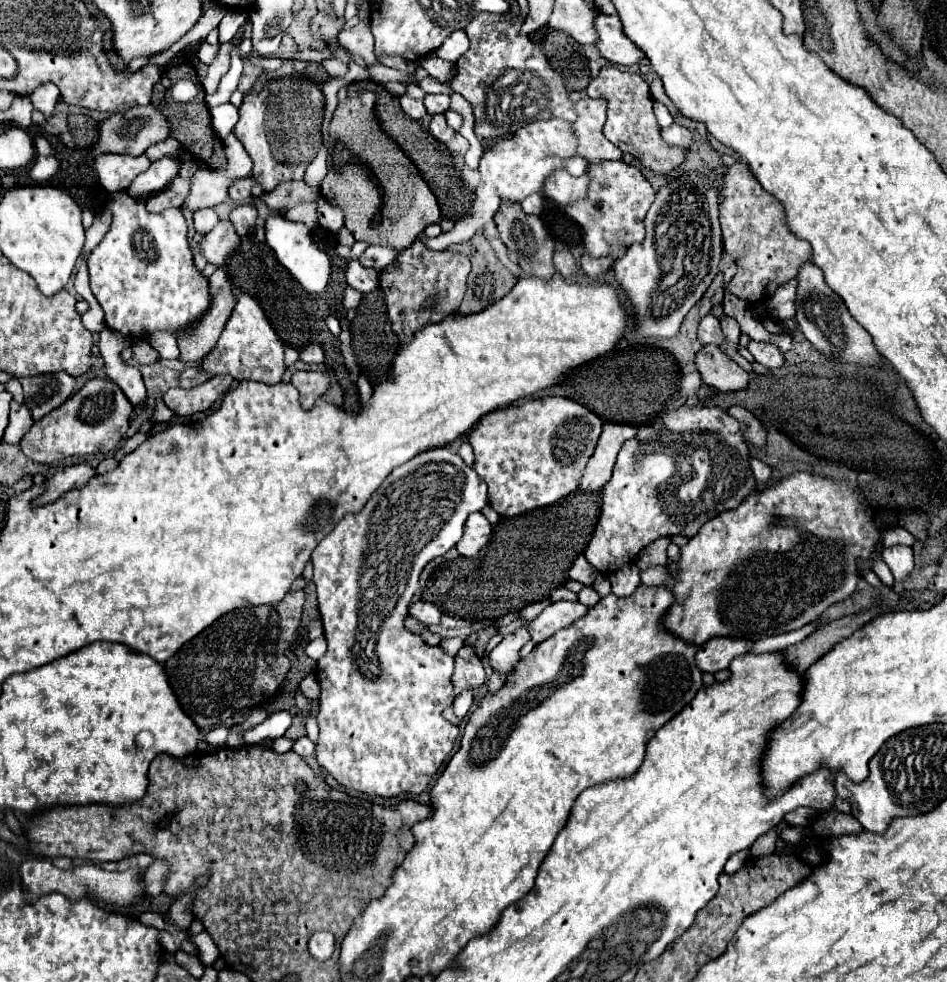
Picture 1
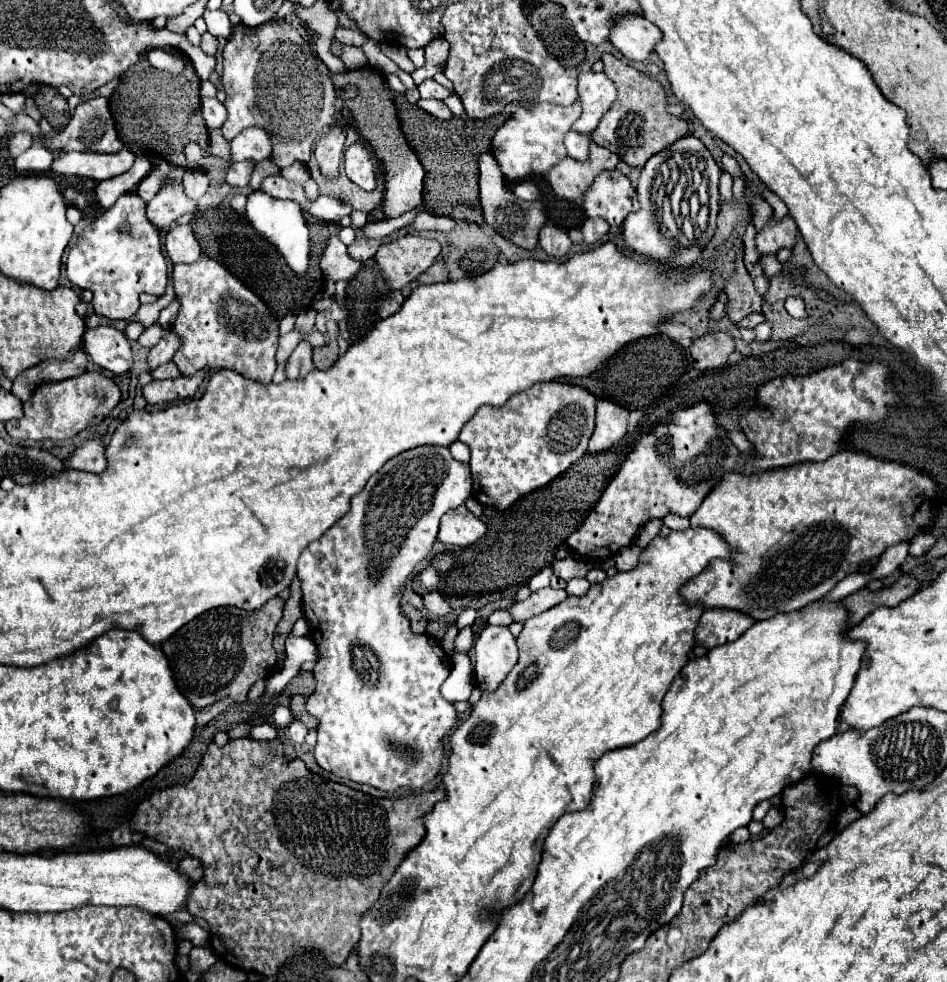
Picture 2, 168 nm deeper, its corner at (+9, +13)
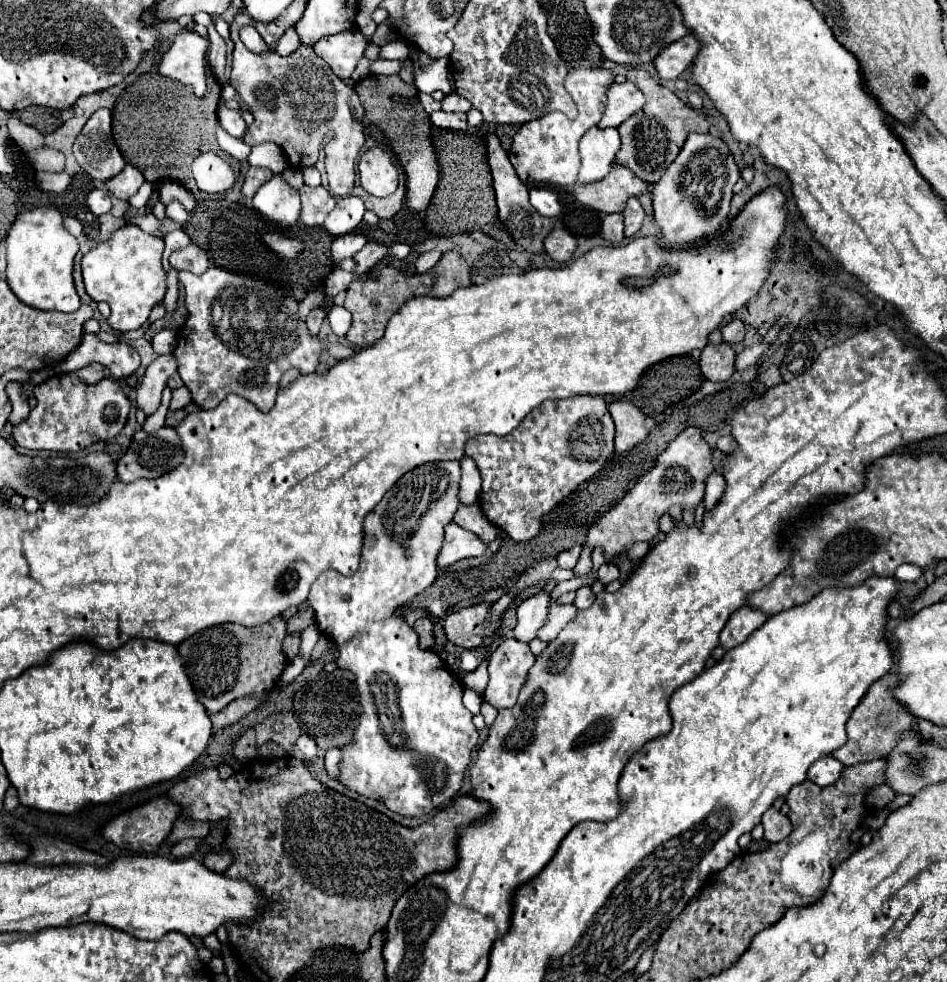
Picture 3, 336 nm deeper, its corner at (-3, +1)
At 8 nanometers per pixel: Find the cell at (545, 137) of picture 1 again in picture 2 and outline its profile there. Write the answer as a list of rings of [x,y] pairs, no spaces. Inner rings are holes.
[[[579,99],[569,107],[557,107],[539,103],[531,109],[519,109],[511,115],[511,119],[495,133],[493,137],[493,157],[497,159],[503,175],[511,181],[515,179],[527,179],[531,175],[545,175],[557,161],[561,161],[565,153],[563,135],[571,129],[571,125],[581,115],[581,103]]]

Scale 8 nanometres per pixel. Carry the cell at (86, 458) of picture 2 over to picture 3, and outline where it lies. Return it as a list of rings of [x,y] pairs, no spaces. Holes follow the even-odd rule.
[[[161,427],[155,435],[137,431],[129,449],[117,461],[117,479],[131,483],[141,477],[159,477],[181,463],[183,449],[175,429]]]

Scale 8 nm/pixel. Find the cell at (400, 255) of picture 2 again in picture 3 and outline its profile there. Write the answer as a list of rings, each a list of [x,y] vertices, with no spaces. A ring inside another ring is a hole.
[[[433,249],[433,251],[425,251],[425,253],[421,253],[419,257],[417,257],[417,263],[415,263],[415,271],[417,273],[427,273],[429,269],[433,269],[435,265],[437,265],[437,261],[441,259],[441,253],[437,251],[437,249]]]

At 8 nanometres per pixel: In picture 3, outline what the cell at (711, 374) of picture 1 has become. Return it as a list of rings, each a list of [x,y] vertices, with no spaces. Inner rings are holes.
[[[729,343],[705,345],[699,365],[709,381],[727,381],[735,373],[735,351]]]

